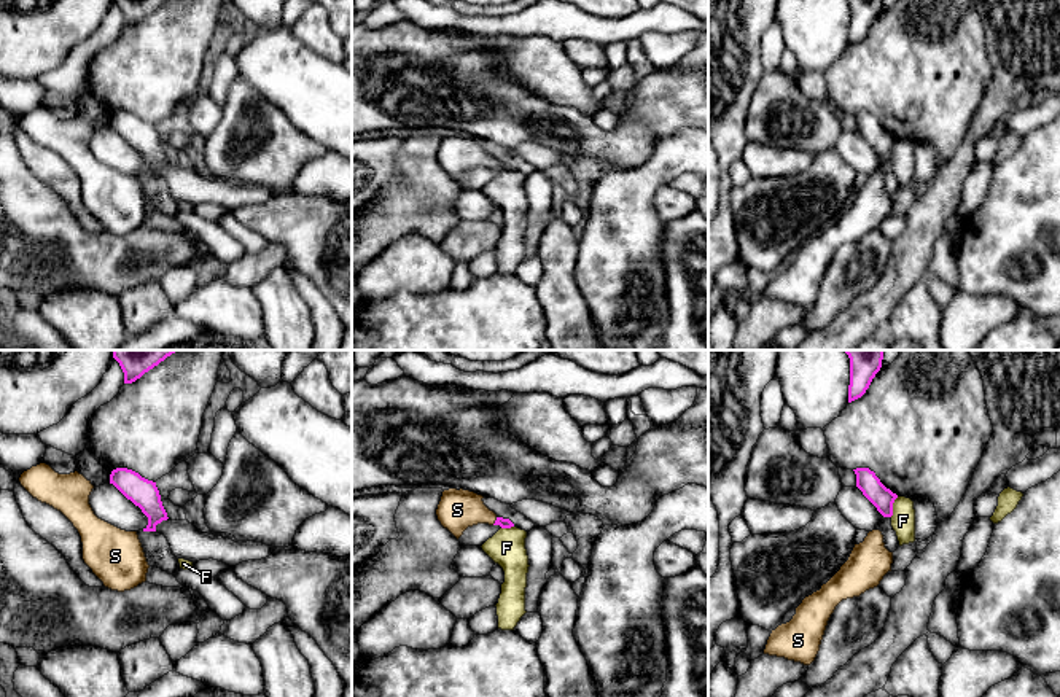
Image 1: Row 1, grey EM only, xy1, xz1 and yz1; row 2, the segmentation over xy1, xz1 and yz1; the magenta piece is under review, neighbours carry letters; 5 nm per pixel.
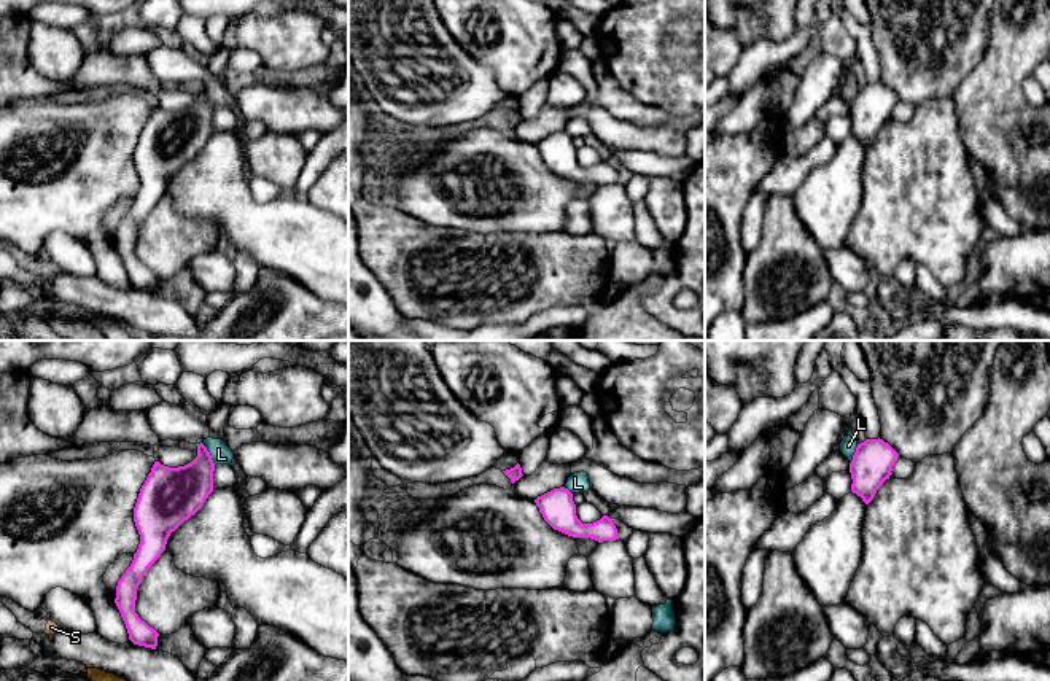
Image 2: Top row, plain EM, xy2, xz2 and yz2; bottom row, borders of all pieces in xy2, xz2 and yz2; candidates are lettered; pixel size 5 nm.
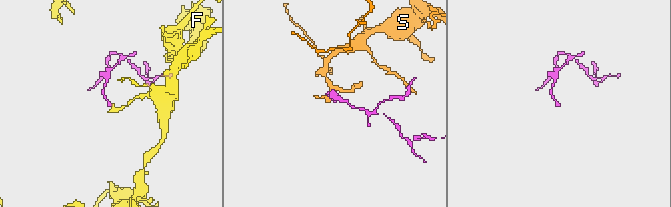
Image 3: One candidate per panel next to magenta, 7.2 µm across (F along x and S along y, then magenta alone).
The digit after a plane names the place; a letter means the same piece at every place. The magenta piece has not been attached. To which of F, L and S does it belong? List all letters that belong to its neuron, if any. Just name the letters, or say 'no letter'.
S

